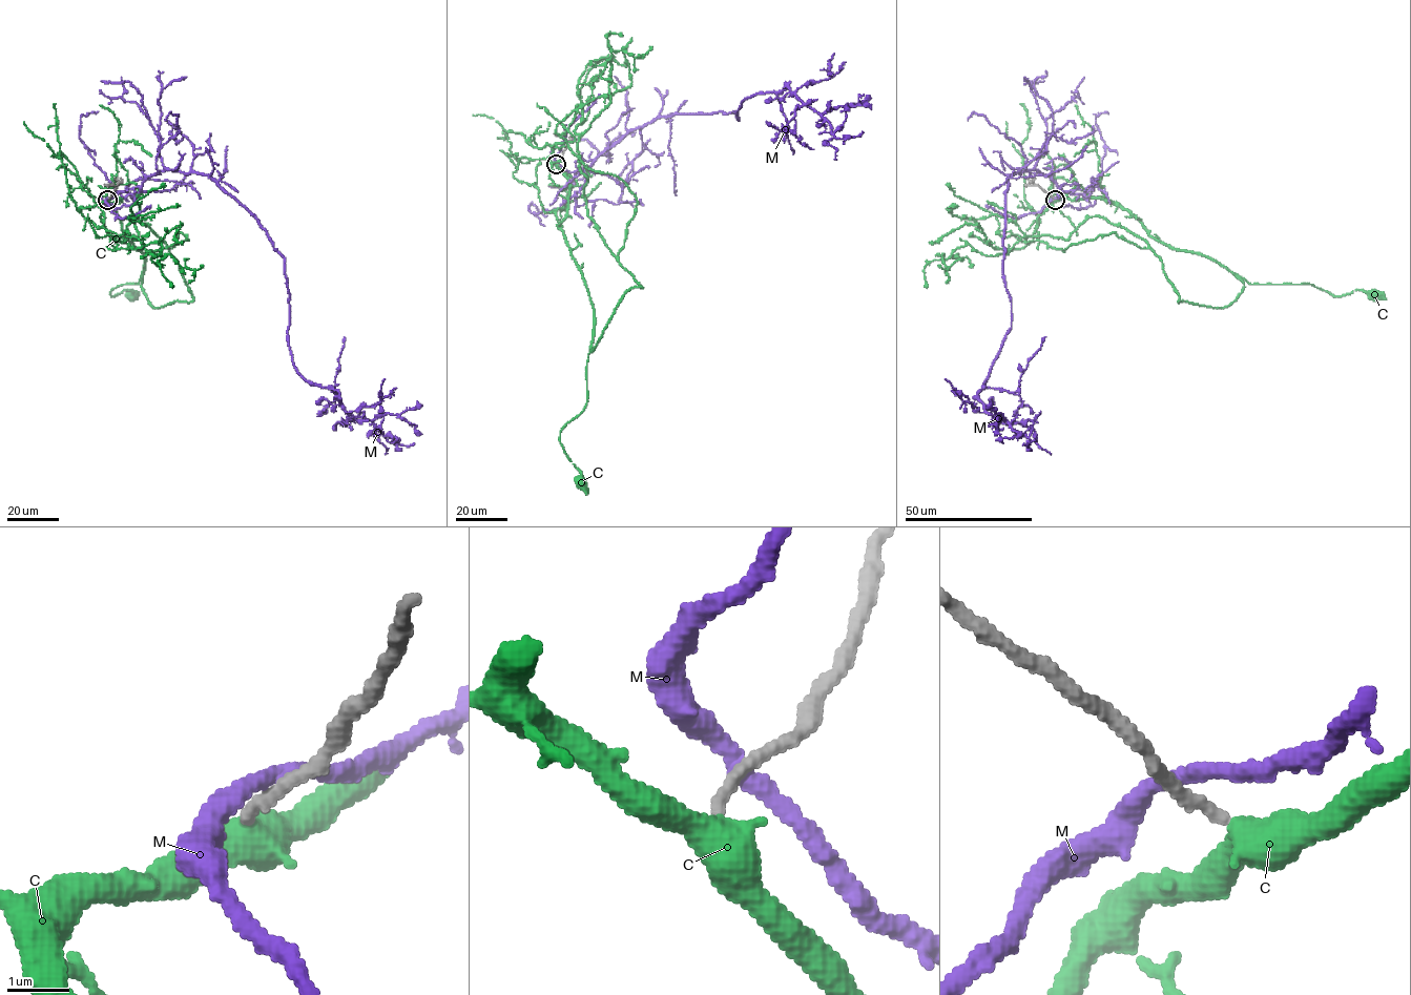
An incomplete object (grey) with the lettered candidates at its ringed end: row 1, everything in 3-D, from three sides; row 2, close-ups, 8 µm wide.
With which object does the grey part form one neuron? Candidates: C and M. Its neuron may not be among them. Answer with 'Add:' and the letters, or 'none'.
Add: C

